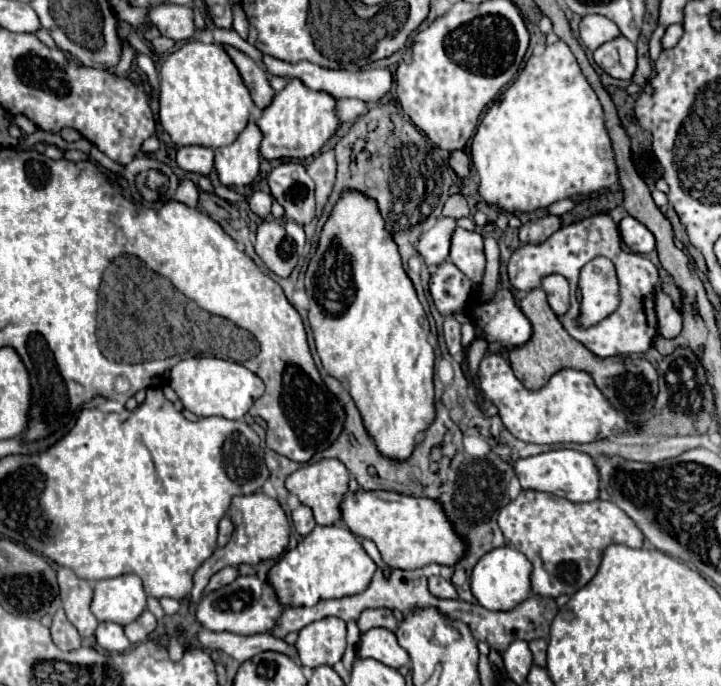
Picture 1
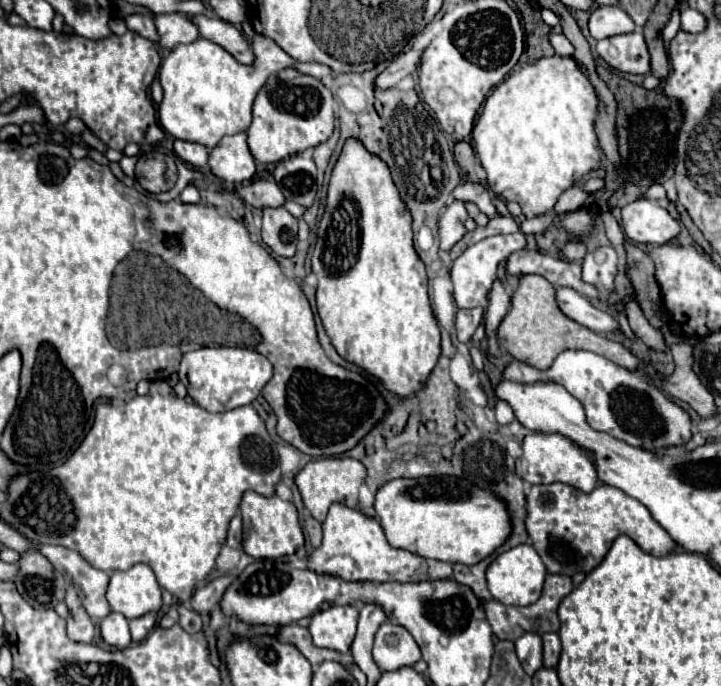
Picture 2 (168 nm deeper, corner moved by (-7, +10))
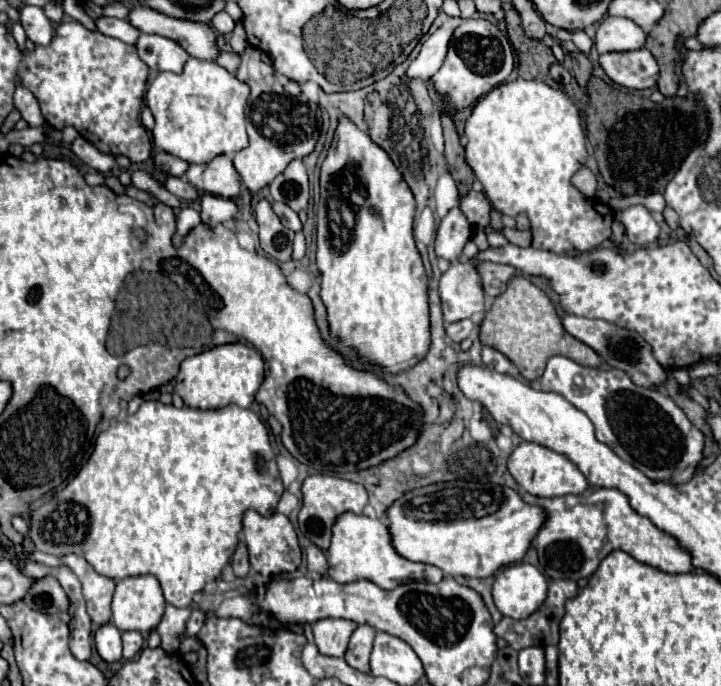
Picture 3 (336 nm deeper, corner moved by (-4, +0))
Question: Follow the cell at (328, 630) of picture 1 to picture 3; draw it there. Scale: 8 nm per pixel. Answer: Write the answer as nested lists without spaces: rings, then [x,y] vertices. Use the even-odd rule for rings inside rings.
[[[324,618],[314,622],[312,632],[320,654],[342,658],[346,654],[350,636],[356,630],[356,626],[358,624],[352,620],[336,620],[336,618]]]

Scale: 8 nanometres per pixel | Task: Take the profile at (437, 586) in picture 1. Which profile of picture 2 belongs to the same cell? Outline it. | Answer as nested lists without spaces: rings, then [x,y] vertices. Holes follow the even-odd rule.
[[[331,504],[327,520],[323,522],[323,544],[309,556],[309,570],[319,574],[335,574],[343,580],[371,580],[371,582],[415,582],[415,580],[443,580],[451,578],[453,568],[449,562],[427,560],[407,550],[389,546],[385,532],[377,518],[365,516],[357,508]]]

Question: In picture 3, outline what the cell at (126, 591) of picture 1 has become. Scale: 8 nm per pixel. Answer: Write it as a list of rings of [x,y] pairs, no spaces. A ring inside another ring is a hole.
[[[130,576],[116,582],[110,622],[122,632],[136,630],[148,636],[158,626],[164,606],[166,600],[154,576]]]

